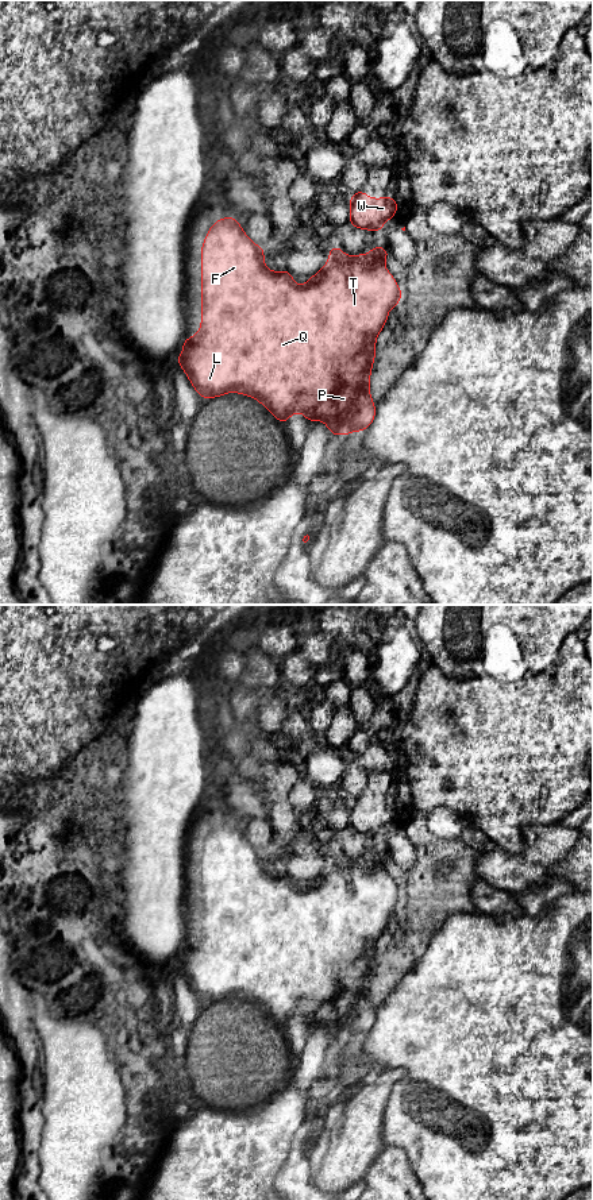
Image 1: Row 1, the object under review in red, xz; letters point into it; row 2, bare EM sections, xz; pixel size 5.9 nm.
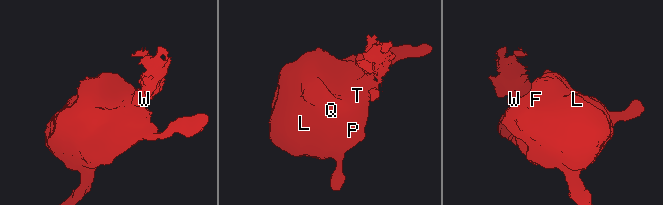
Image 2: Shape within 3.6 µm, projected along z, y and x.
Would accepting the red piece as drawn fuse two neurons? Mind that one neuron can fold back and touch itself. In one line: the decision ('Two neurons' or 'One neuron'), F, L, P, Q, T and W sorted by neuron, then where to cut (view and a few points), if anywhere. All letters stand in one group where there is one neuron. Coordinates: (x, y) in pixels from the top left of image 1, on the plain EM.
Two neurons. Groups: F L P Q T / W. Split along xz (369, 860), (372, 864), (382, 867)

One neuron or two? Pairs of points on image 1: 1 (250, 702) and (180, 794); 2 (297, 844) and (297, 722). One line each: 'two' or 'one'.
1: two
2: one

